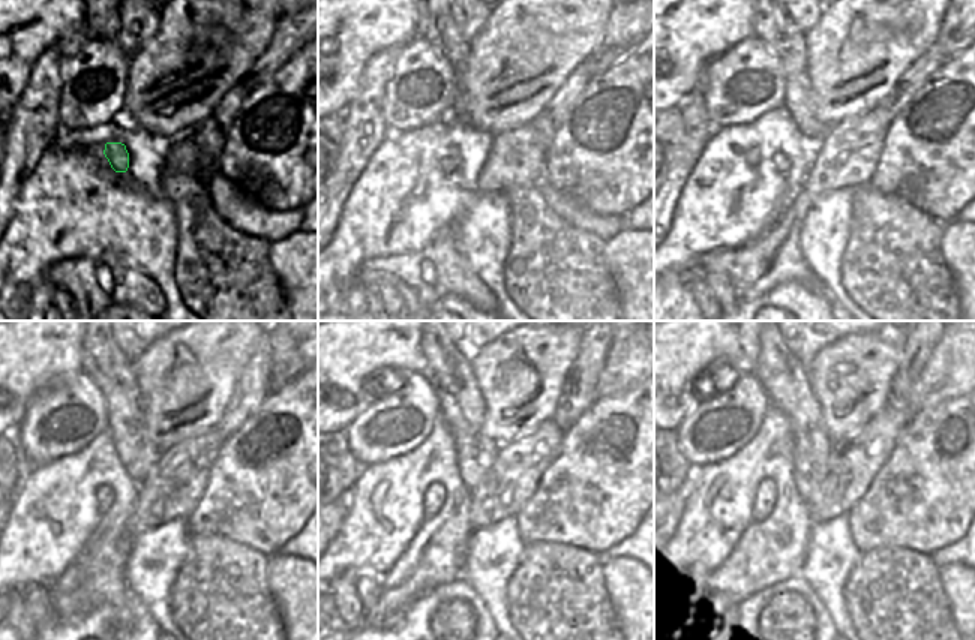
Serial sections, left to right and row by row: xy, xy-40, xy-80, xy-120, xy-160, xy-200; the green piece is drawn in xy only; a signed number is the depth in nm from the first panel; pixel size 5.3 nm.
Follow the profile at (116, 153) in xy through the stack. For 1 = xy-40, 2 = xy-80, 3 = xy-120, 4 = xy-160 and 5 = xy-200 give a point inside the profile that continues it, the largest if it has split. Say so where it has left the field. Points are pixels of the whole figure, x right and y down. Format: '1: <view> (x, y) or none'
1: xy-40 (447, 164)
2: xy-80 (780, 162)
3: xy-120 (104, 495)
4: xy-160 (435, 495)
5: xy-200 (765, 498)

